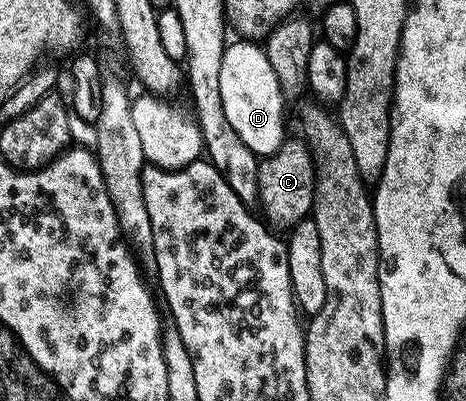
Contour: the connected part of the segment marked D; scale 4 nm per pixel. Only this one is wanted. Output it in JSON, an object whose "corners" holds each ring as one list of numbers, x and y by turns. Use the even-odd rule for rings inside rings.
{"corners":[[237,39,226,46,220,64,219,87,224,115,248,149,263,159,277,152,287,137,283,113,285,95,264,48,258,42]]}

